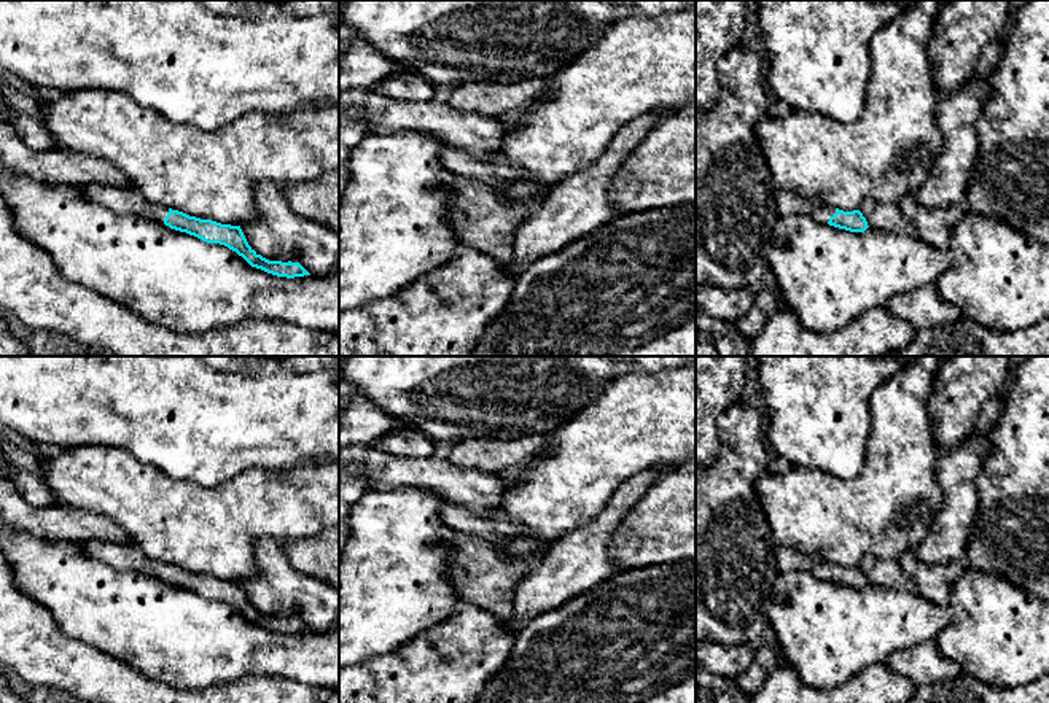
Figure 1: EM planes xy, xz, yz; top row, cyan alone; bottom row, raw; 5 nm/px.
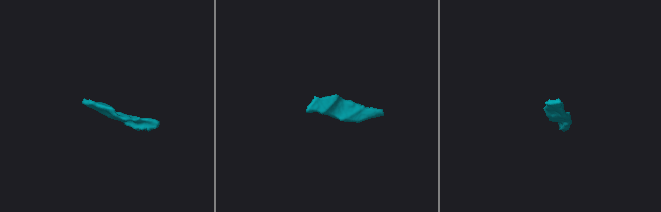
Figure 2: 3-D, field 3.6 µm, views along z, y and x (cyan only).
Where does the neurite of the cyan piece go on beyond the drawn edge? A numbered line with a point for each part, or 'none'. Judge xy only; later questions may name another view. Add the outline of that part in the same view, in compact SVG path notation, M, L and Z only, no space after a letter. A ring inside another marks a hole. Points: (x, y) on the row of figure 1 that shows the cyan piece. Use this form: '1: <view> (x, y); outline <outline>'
1: xy (124, 201); outline M91 184L76 189L84 199L107 207L118 215L135 215L158 223L164 223L169 213L167 207L161 207L146 200L143 194L134 186L118 188Z

